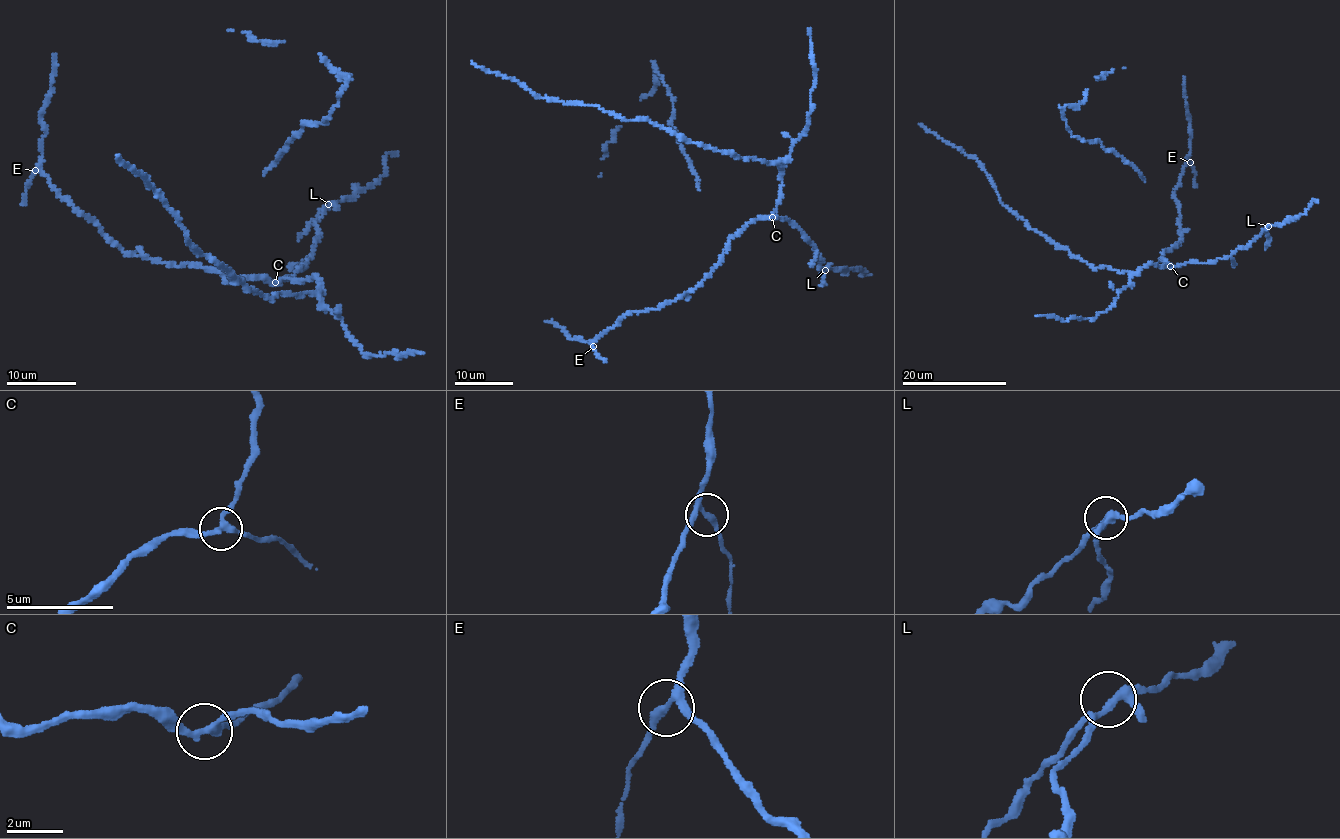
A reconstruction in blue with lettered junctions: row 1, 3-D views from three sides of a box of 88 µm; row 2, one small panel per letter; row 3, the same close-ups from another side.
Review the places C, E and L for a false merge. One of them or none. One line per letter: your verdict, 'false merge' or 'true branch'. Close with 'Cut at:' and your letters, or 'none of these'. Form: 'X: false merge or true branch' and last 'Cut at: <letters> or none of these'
C: true branch
E: true branch
L: false merge
Cut at: L

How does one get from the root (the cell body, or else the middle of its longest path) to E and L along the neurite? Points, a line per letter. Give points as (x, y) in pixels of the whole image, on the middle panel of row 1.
E: (775, 210), (771, 217), (751, 221), (729, 240), (729, 249), (698, 285), (657, 308), (630, 312), (593, 346)
L: (775, 210), (775, 216), (789, 219), (809, 238), (820, 258), (820, 268), (825, 270)

